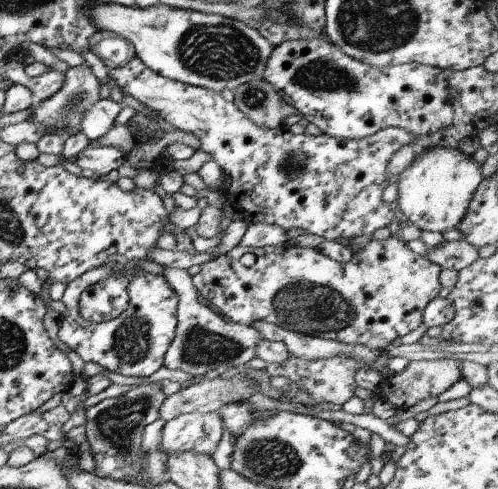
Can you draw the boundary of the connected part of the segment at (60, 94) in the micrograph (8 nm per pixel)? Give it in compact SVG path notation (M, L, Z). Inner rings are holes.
M84 65L69 67L64 73L64 79L59 90L49 95L37 104L29 105L29 117L26 121L40 124L45 129L66 129L72 133L80 130L80 120L82 116L99 100L100 82Z

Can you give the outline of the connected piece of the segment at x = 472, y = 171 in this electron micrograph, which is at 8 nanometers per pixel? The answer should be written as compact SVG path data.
M427 148L397 176L397 211L419 230L443 234L455 229L481 182L480 166L453 148Z

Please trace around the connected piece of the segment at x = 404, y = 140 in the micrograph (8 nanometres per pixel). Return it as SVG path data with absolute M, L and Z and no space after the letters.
M132 57L123 67L108 71L121 89L141 105L153 112L177 130L191 133L200 143L200 150L215 162L225 175L223 194L236 216L247 223L273 224L288 232L292 228L303 230L304 234L320 236L325 241L339 242L341 238L349 243L367 240L375 230L390 224L395 212L381 200L383 189L388 186L389 162L403 146L413 142L413 134L398 127L388 127L371 136L358 140L342 140L319 134L291 134L286 127L262 128L253 124L232 102L224 100L220 93L193 87L169 80L146 68L136 57Z

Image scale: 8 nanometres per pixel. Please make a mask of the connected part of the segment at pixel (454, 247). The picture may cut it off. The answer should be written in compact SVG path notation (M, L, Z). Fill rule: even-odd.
M463 240L441 242L439 246L427 248L424 258L432 264L437 264L440 270L459 271L475 262L478 256L477 248Z

